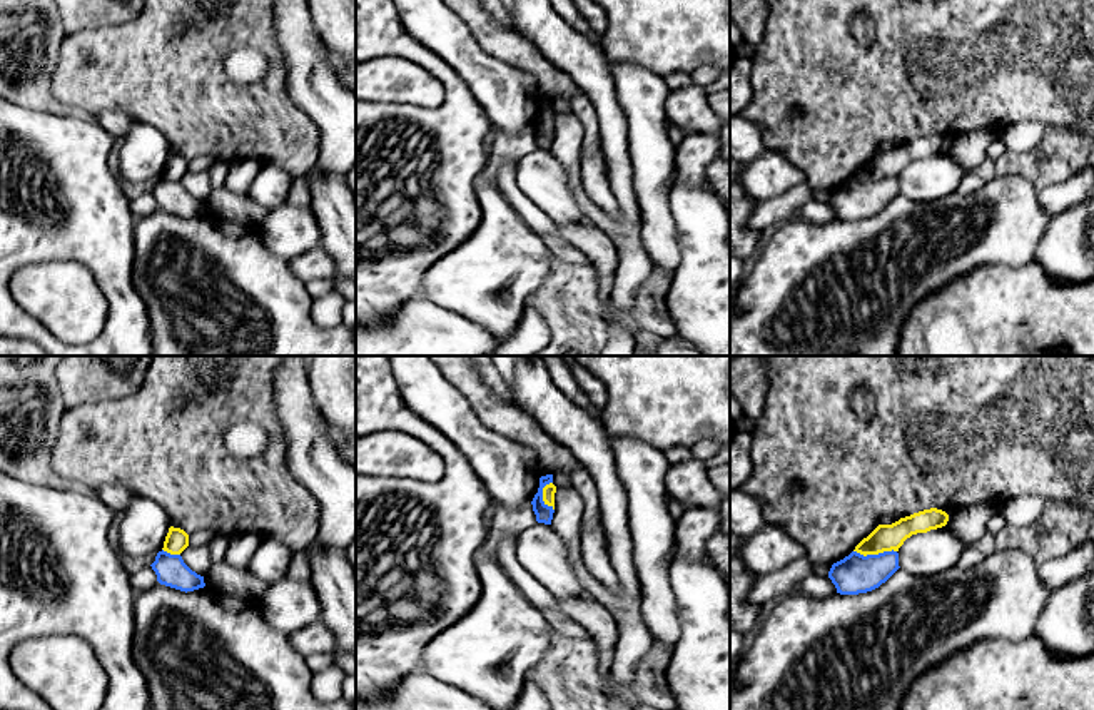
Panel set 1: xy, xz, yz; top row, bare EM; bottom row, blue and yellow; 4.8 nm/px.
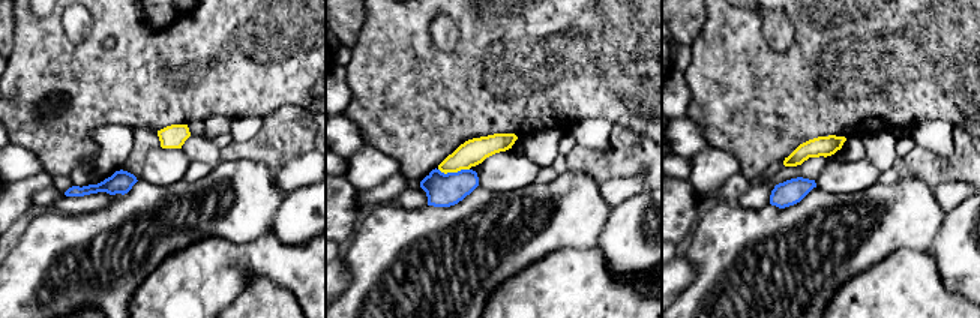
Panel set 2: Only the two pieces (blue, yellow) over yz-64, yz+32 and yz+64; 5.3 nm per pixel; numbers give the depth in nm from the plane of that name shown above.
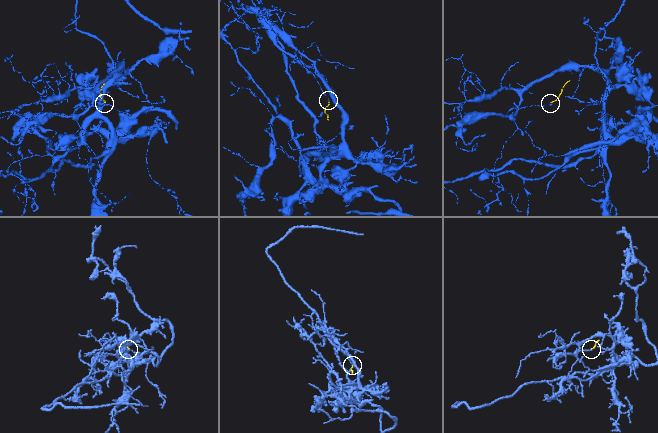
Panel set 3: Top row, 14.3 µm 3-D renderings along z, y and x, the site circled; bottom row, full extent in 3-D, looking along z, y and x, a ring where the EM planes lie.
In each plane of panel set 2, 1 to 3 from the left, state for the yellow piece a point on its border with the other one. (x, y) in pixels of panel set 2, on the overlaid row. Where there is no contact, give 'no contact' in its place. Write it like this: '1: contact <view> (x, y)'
1: no contact
2: contact yz+32 (453, 173)
3: no contact

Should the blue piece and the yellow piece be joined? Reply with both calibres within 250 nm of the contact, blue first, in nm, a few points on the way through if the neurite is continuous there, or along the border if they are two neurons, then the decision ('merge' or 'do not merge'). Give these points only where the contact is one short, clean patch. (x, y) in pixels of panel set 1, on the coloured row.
190 nm thick on the blue side, 130 nm on the other; border along yz (854, 550), (864, 555), (896, 552); do not merge

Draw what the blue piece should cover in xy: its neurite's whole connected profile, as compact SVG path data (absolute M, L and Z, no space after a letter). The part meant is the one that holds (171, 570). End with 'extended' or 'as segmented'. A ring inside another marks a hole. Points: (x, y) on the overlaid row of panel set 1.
M159 551L155 561L150 565L157 575L160 585L180 590L194 591L204 588L204 576L192 571L182 560L180 555L170 555L167 551Z; as segmented

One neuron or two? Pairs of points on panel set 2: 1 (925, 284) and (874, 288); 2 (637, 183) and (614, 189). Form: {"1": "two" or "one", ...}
{"1": "one", "2": "one"}

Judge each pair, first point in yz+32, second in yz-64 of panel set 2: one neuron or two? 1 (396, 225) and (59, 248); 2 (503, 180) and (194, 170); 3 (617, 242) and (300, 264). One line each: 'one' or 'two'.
1: one
2: two
3: two

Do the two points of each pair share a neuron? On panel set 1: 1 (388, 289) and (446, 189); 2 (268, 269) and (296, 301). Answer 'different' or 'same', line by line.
1: same
2: same

